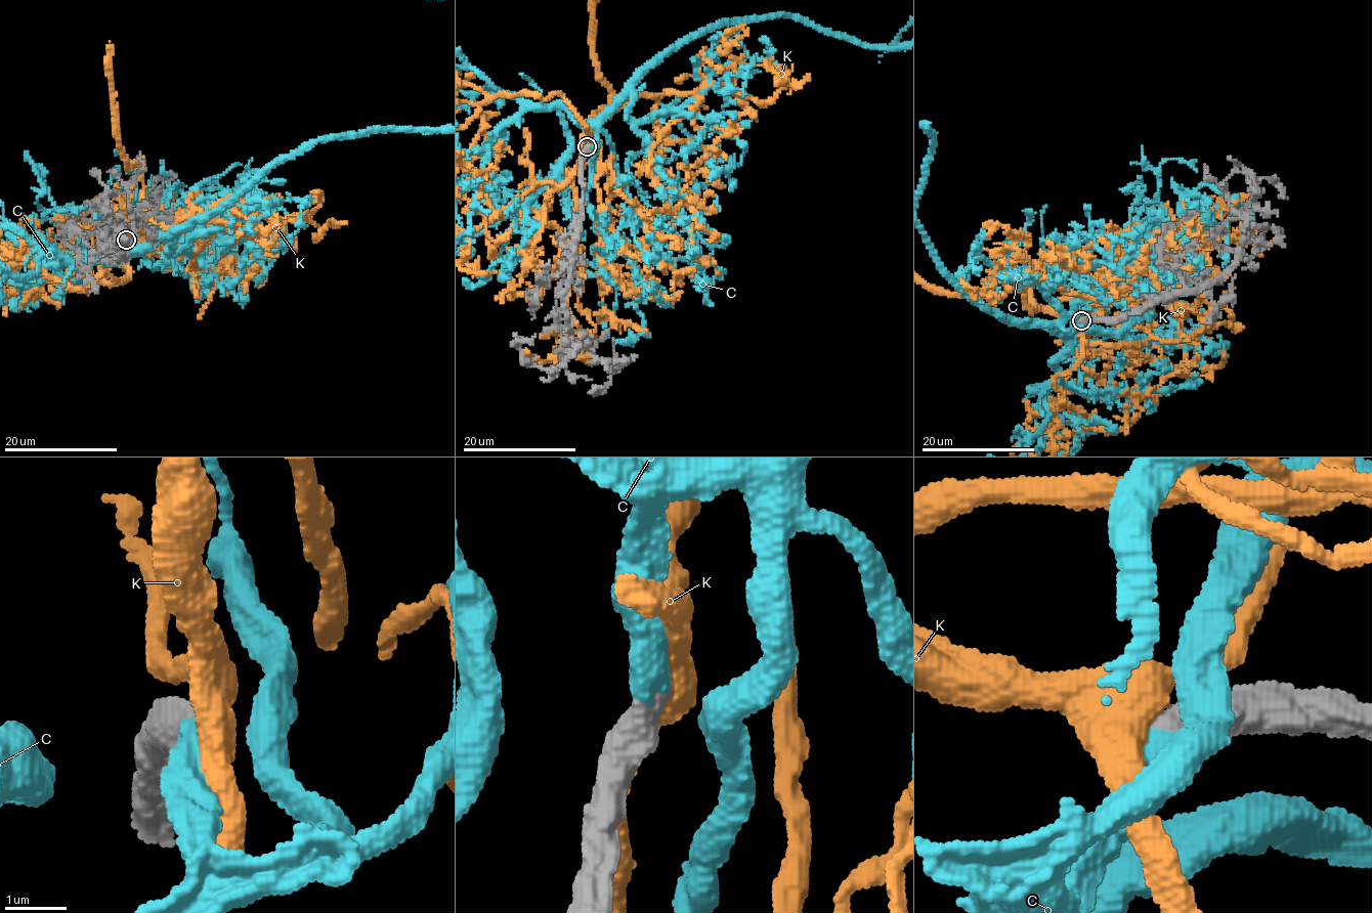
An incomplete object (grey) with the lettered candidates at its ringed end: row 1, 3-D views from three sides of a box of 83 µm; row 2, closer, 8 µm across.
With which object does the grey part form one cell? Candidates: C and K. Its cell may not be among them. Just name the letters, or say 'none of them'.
C

